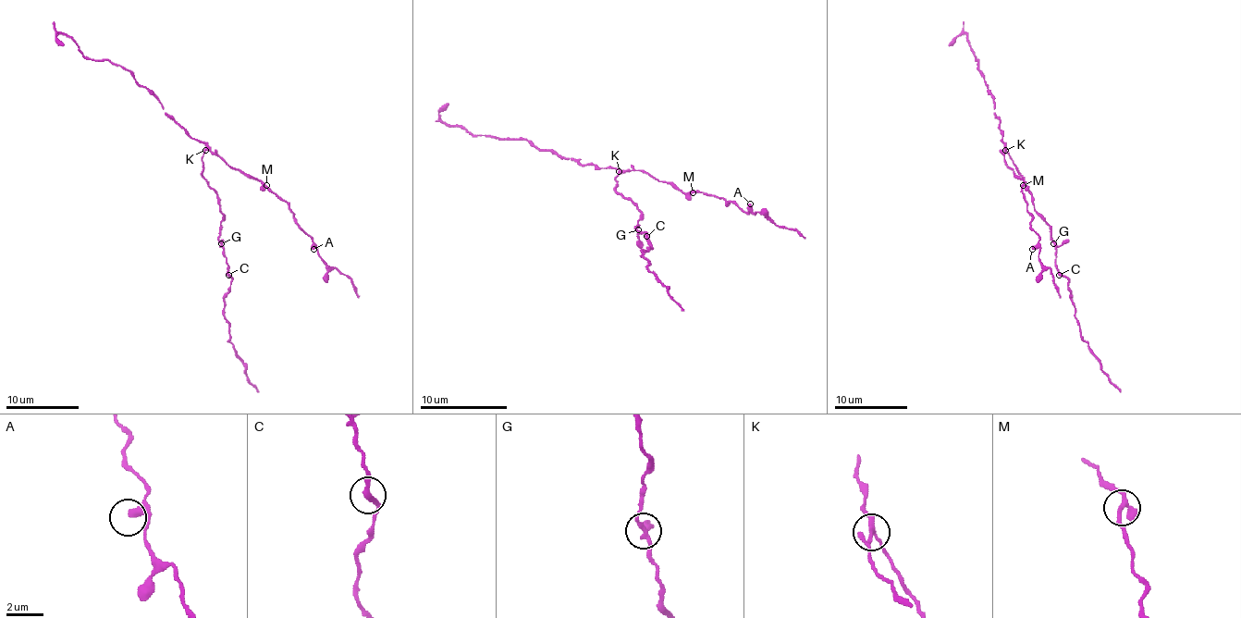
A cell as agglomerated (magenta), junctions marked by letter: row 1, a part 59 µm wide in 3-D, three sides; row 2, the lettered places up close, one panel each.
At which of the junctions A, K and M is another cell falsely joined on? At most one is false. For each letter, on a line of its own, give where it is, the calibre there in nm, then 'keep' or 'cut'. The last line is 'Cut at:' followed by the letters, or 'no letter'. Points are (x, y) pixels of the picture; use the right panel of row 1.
A: (1032, 249) | 300 nm | keep
K: (1005, 150) | 220 nm | cut
M: (1023, 185) | 240 nm | keep
Cut at: K

